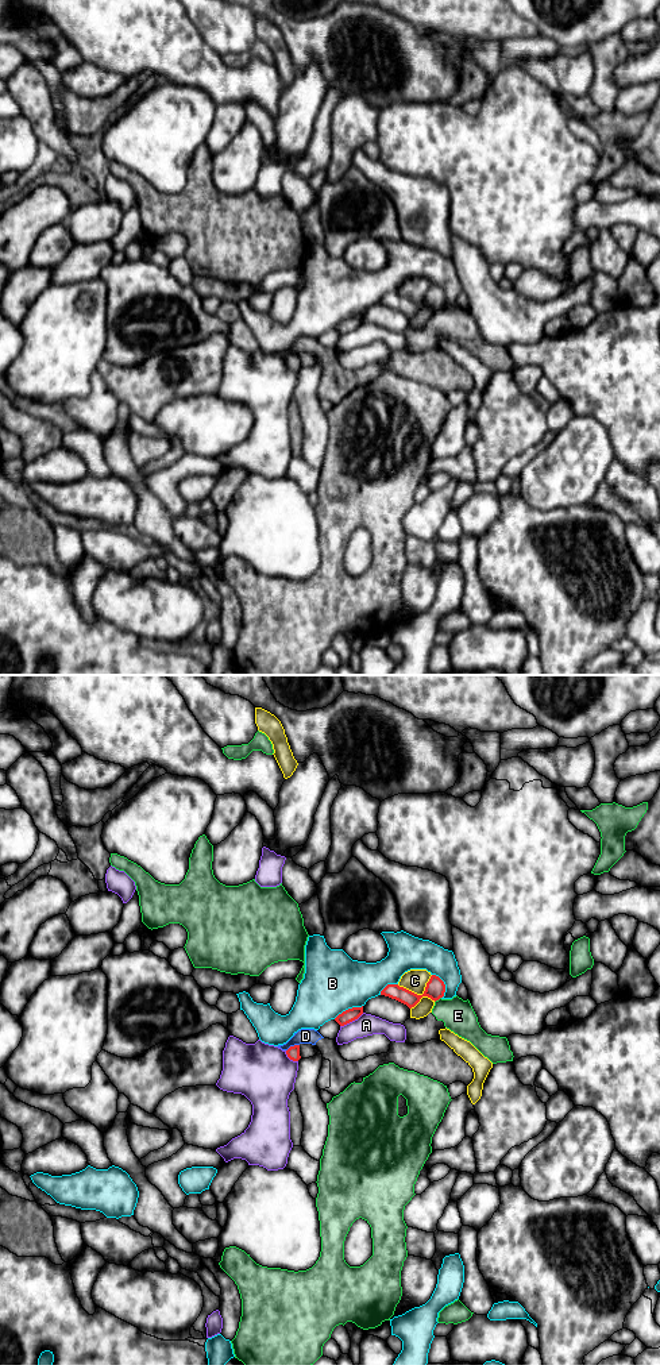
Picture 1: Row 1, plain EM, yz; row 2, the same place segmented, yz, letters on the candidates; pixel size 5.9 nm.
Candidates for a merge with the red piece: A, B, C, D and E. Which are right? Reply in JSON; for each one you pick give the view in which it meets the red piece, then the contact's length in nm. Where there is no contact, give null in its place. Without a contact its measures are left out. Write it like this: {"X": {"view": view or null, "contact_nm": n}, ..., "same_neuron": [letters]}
{"same_neuron": []}

